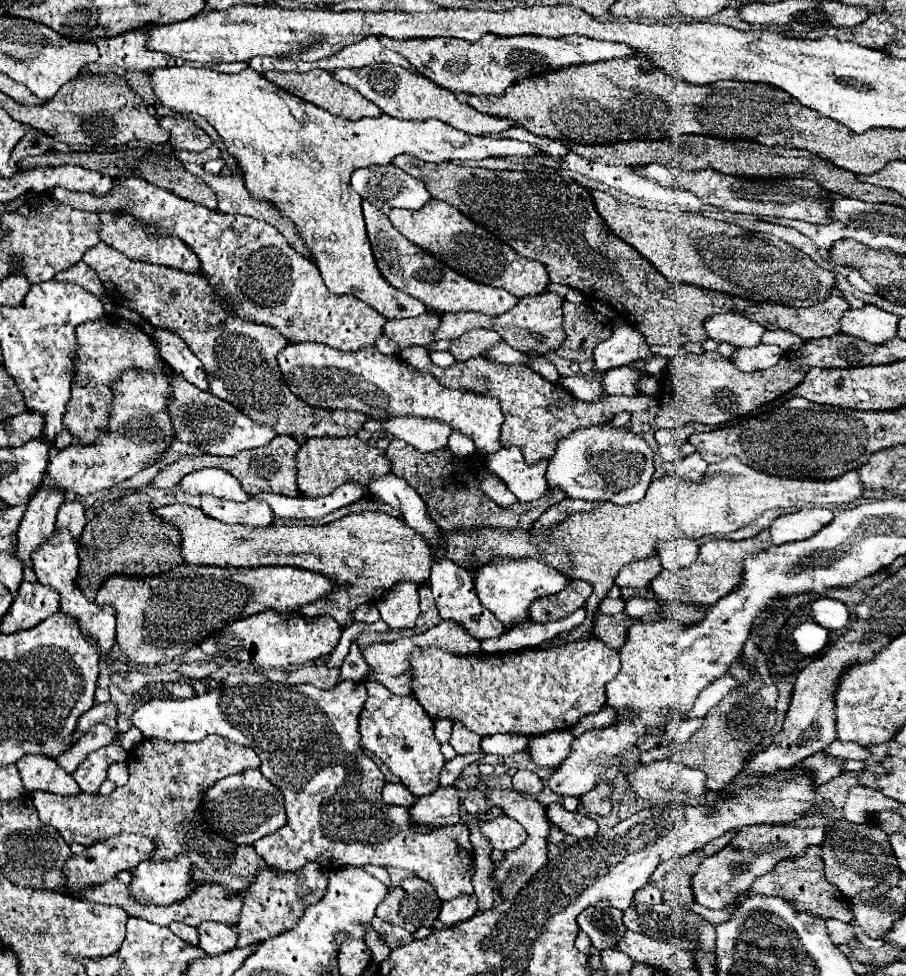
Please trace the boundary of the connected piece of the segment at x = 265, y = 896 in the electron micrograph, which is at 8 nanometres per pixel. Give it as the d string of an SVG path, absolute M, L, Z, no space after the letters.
M308 861L298 871L280 871L272 867L260 867L256 871L256 881L244 889L244 907L234 931L238 931L238 947L258 943L292 929L302 917L304 909L324 897L328 883L328 871L318 863Z

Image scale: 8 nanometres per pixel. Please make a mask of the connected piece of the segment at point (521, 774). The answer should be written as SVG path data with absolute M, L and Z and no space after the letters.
M518 771L514 777L512 777L512 787L522 793L522 795L528 795L528 797L536 797L540 791L542 791L542 781L536 773L532 771Z

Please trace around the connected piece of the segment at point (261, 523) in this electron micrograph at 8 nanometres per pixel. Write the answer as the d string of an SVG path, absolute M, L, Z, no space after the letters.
M201 495L200 509L224 523L244 523L252 527L268 527L274 519L272 509L266 503L256 501L252 497L244 503L236 503L214 499L213 495Z

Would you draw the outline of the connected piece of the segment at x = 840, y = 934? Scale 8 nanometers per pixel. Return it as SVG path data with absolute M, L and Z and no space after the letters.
M826 919L826 927L828 927L828 935L834 945L846 945L846 943L850 943L850 939L854 939L852 927L848 923L842 923L836 919Z

